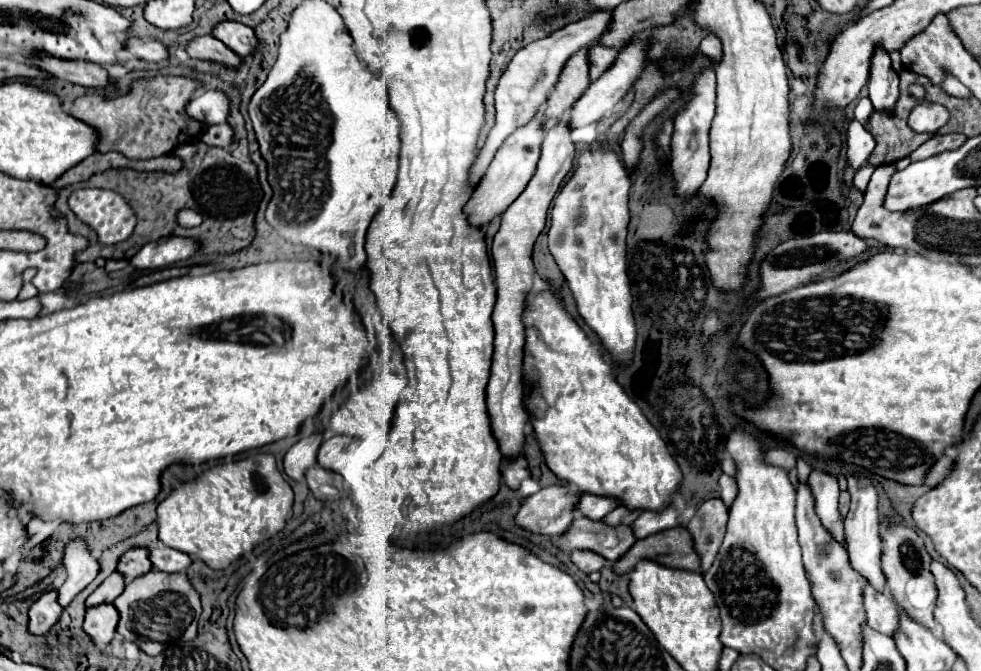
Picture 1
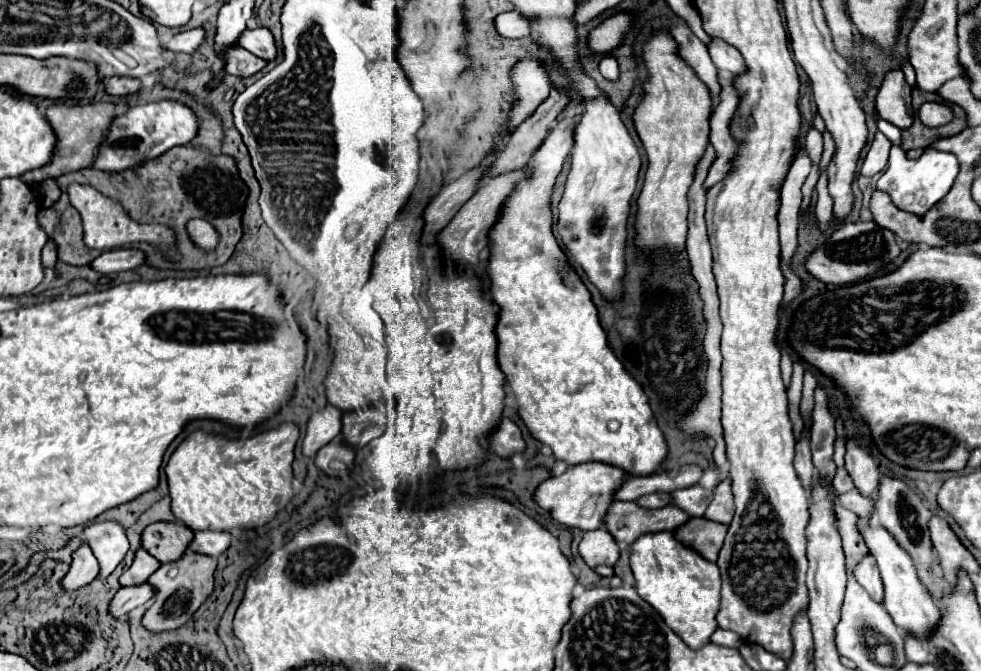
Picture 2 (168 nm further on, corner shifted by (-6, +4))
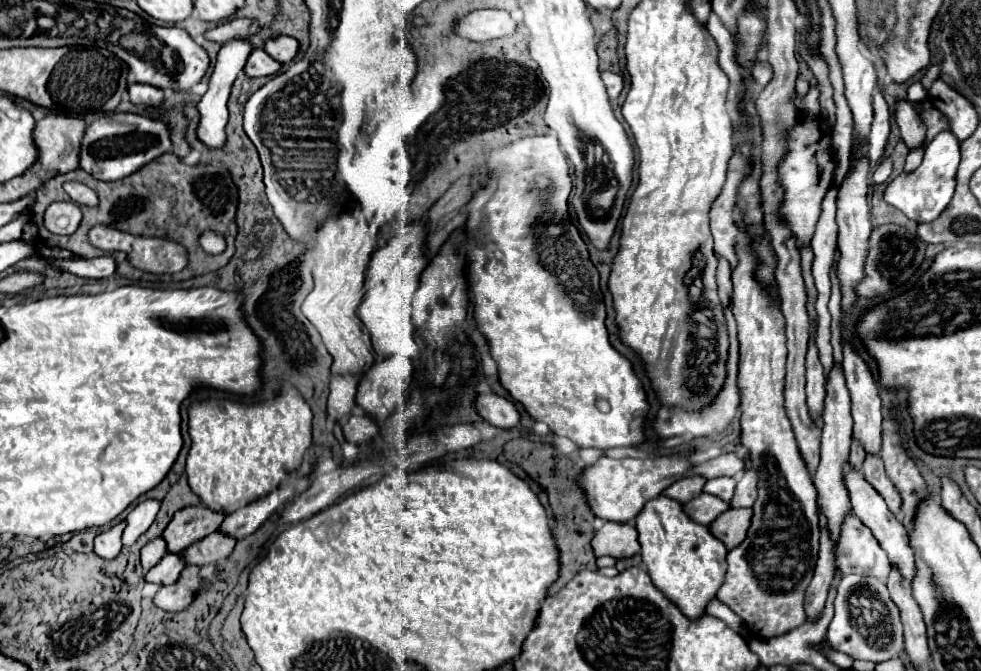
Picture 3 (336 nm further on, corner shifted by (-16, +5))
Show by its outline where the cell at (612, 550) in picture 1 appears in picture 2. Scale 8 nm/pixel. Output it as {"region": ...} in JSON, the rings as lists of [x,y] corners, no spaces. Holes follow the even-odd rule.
{"region":[[[612,502],[610,510],[602,518],[602,528],[606,528],[618,544],[626,542],[632,546],[632,542],[636,542],[642,534],[674,530],[686,520],[688,516],[674,506],[644,510],[636,506],[636,502]]]}

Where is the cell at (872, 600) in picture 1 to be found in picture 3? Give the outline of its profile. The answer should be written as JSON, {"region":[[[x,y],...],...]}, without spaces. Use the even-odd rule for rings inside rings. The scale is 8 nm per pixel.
{"region":[[[848,513],[848,517],[844,517],[836,545],[836,563],[842,575],[858,573],[886,581],[890,573],[888,555],[872,531],[854,513]]]}

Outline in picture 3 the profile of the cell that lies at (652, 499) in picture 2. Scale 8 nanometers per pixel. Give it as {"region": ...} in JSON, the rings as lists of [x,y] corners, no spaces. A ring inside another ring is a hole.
{"region":[[[692,473],[688,477],[676,481],[668,489],[664,489],[662,493],[668,495],[668,497],[672,497],[672,499],[678,499],[678,501],[686,503],[686,501],[690,501],[690,499],[694,499],[694,497],[698,497],[702,493],[704,481],[706,481],[706,477],[700,477],[700,475],[694,475]]]}

